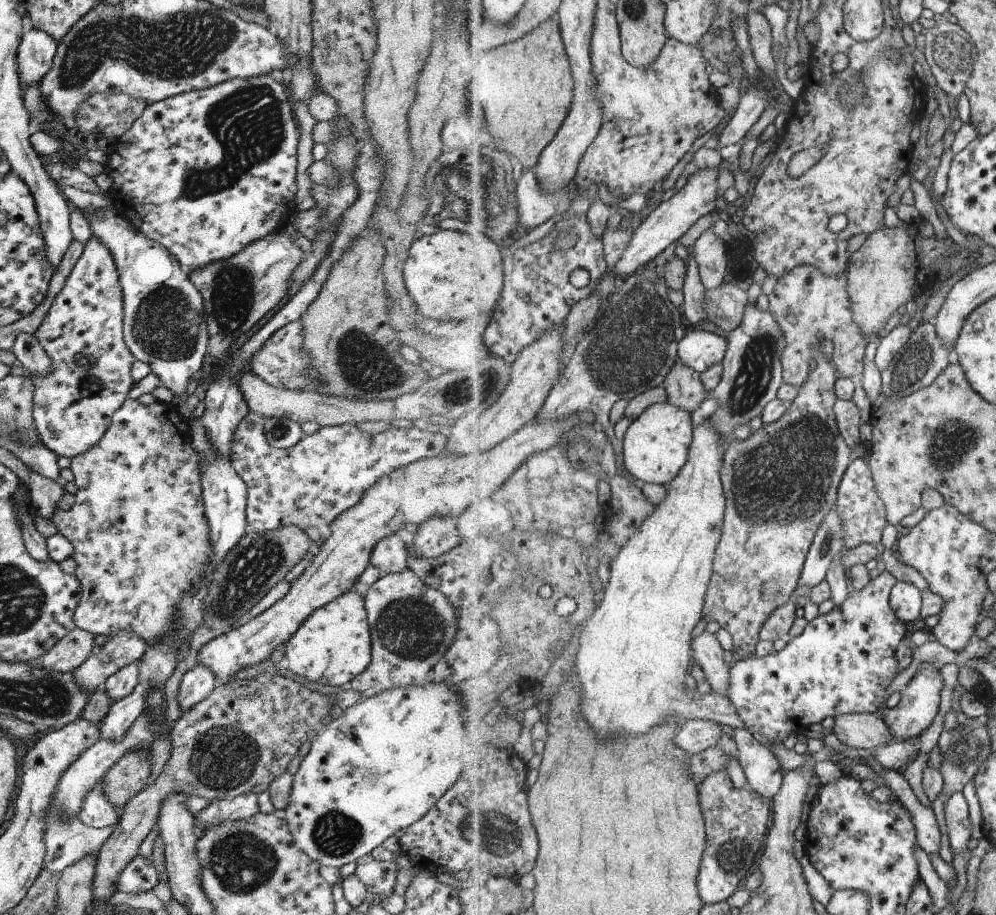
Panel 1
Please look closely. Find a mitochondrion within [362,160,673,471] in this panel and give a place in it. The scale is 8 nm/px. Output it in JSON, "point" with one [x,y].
{"point":[485,387]}

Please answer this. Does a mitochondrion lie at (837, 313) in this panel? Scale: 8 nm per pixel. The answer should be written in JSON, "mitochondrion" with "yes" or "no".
{"mitochondrion":"no"}

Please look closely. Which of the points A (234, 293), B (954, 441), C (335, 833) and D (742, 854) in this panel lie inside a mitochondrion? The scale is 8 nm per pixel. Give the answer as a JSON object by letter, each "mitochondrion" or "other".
{"A":"mitochondrion","B":"mitochondrion","C":"mitochondrion","D":"mitochondrion"}

